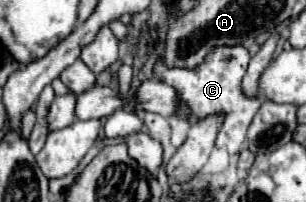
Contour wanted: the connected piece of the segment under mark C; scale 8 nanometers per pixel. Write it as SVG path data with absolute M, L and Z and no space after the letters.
M241 44L219 46L219 48L211 48L197 68L167 66L165 60L159 58L153 72L155 72L157 80L161 80L177 90L177 102L179 102L179 108L175 112L177 120L197 122L197 120L205 120L207 116L223 116L223 124L219 126L215 146L221 150L227 150L229 154L237 154L245 146L249 122L253 120L253 114L261 106L259 98L245 96L241 90L241 80L247 72L249 60L251 60L251 54Z

